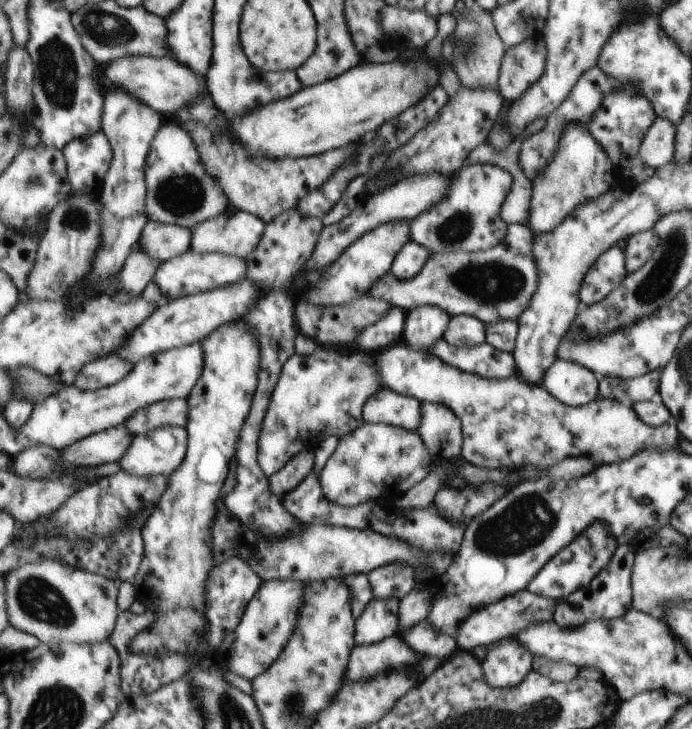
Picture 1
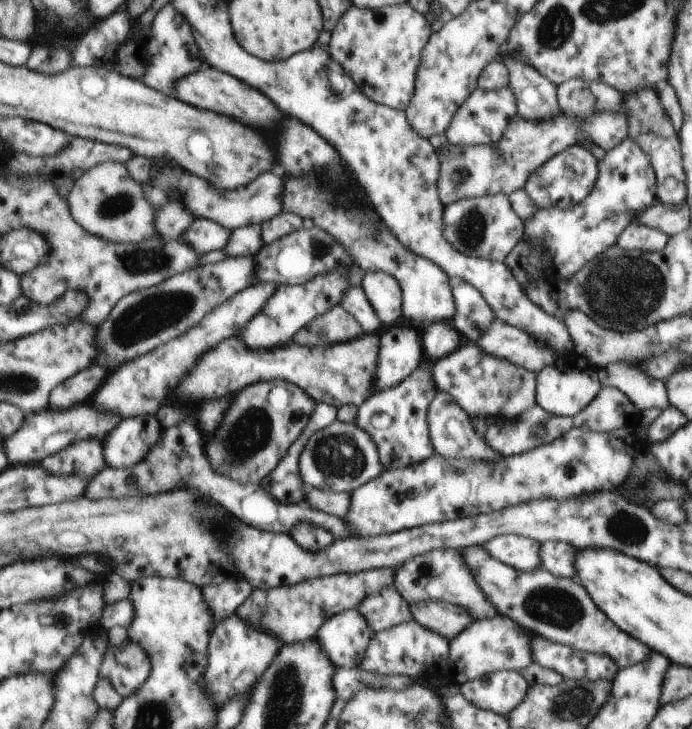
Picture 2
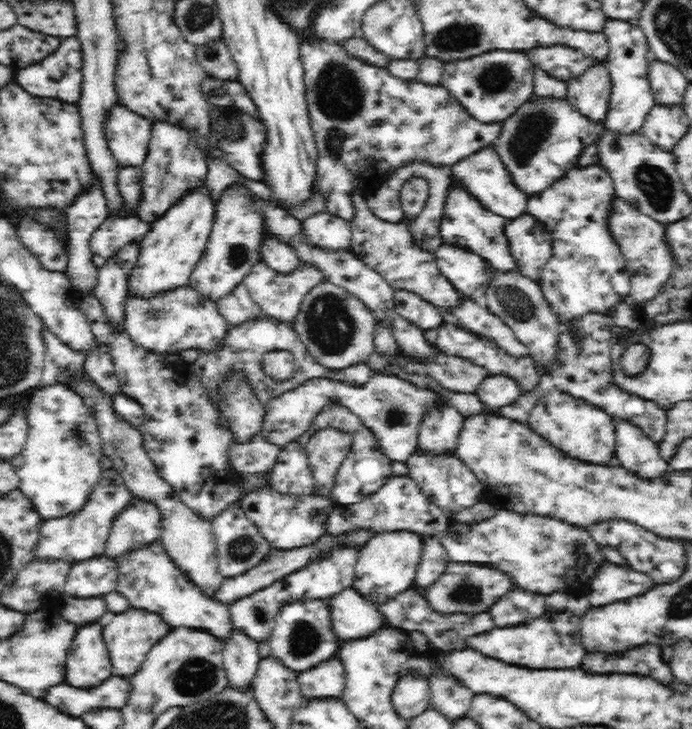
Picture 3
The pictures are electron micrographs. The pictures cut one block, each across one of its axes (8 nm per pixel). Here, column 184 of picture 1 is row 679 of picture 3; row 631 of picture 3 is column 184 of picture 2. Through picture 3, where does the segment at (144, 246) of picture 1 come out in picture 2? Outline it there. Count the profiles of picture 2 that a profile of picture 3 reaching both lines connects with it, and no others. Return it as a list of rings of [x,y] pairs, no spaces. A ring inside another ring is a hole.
[[[198,218],[191,224],[191,228],[183,238],[187,244],[195,248],[197,254],[202,255],[213,250],[224,249],[229,244],[231,232],[232,230],[227,230],[225,226],[211,219]]]

